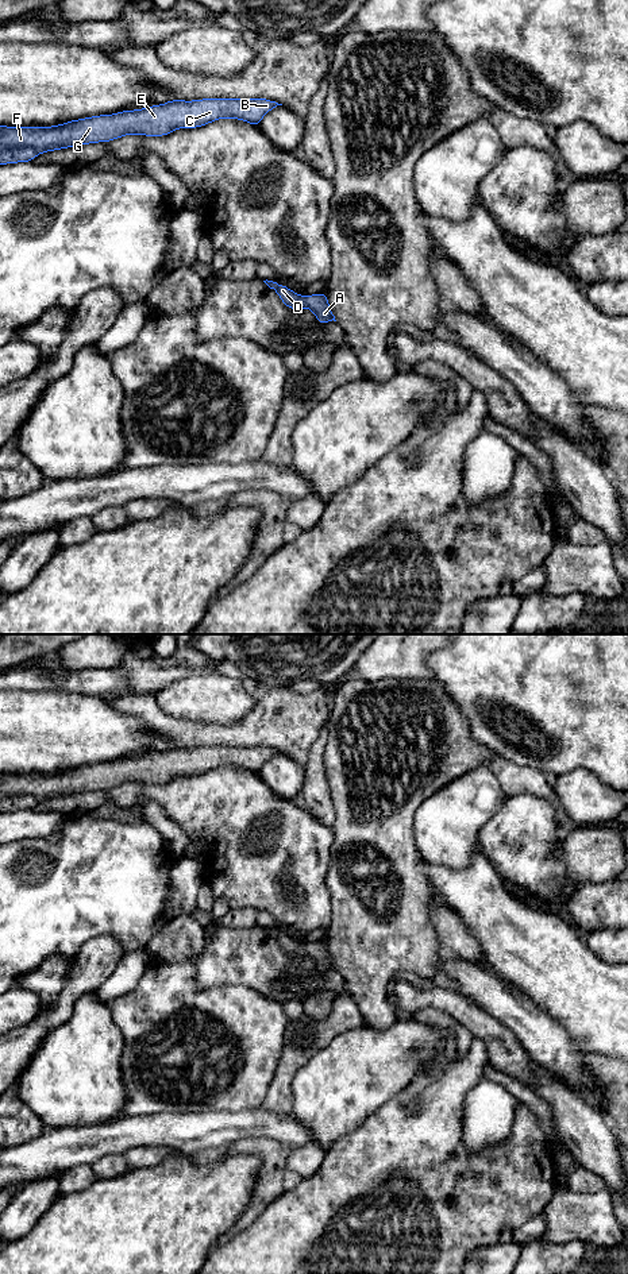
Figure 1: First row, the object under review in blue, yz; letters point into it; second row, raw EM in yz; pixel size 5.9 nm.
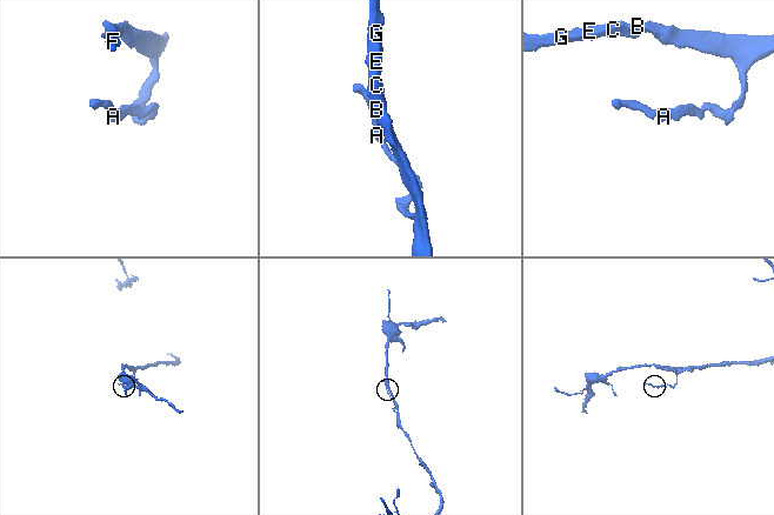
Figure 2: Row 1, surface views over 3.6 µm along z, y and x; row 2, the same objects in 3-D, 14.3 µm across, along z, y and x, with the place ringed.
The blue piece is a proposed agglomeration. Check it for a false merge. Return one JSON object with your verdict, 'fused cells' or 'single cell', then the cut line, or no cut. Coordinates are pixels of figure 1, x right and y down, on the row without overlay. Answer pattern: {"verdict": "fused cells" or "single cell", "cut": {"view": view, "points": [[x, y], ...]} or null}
{"verdict": "single cell", "cut": null}

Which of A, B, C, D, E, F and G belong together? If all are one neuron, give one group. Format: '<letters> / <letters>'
A B C D E F G

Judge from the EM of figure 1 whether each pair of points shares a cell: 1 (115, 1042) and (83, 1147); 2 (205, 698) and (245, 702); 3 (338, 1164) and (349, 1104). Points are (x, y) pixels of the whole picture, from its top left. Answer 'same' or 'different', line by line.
1: different
2: same
3: different

